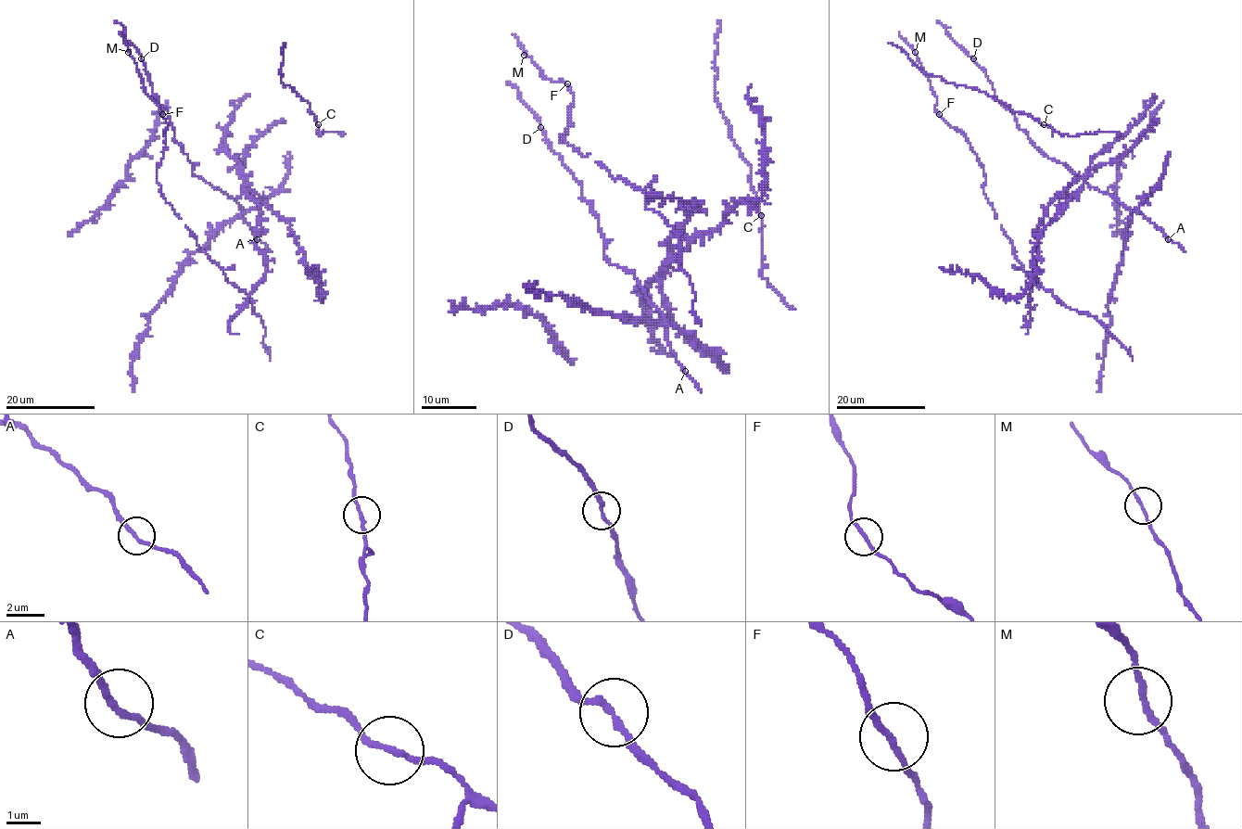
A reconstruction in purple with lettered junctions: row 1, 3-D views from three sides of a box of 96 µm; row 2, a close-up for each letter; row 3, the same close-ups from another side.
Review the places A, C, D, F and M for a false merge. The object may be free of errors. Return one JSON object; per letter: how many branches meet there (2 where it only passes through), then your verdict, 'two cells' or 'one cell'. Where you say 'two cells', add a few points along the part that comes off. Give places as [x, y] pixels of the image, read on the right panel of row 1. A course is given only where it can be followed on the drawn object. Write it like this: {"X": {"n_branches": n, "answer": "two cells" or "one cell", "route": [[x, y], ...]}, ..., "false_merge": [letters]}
{"A": {"n_branches": 2, "answer": "one cell"}, "C": {"n_branches": 2, "answer": "one cell"}, "D": {"n_branches": 2, "answer": "one cell"}, "F": {"n_branches": 2, "answer": "one cell"}, "M": {"n_branches": 2, "answer": "one cell"}, "false_merge": []}

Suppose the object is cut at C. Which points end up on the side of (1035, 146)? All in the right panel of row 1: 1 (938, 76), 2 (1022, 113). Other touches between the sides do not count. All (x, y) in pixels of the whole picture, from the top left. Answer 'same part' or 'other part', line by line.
1: other part
2: other part

